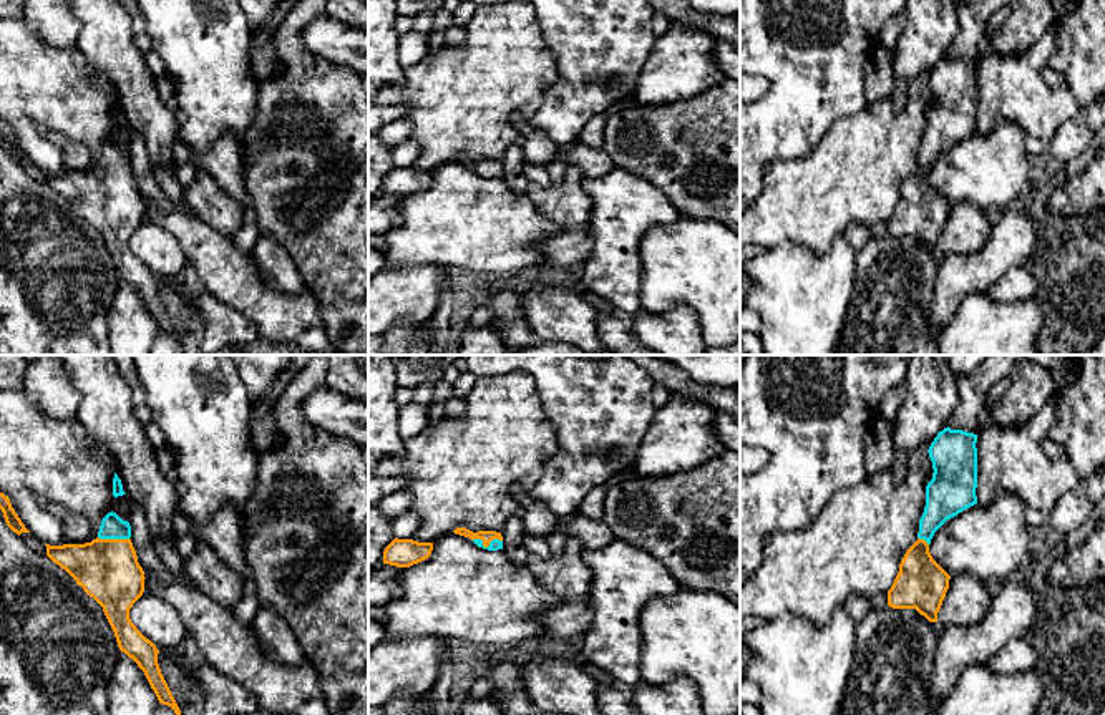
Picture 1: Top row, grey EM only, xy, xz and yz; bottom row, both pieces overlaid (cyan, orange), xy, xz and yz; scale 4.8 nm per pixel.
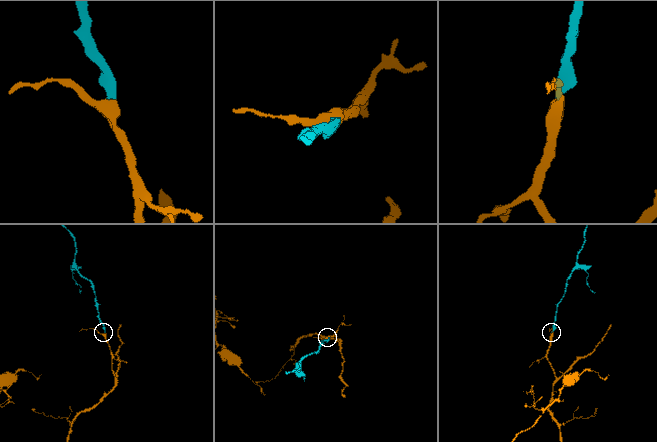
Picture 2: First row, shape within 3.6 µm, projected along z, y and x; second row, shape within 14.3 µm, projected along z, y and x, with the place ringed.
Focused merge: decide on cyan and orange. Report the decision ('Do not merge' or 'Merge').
Merge

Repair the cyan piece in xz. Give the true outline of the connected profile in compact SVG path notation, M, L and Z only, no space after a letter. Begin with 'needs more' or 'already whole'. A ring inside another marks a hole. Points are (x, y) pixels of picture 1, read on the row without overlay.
needs more; M456 156L453 159L455 163L470 166L478 176L488 178L488 179L498 179L503 178L503 164L496 159L478 159L473 161L466 156Z

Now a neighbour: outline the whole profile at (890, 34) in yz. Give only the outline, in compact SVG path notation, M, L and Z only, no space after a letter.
M904 10L894 15L886 22L879 33L878 43L881 43L884 48L893 50L896 46L896 41L906 25L906 13Z

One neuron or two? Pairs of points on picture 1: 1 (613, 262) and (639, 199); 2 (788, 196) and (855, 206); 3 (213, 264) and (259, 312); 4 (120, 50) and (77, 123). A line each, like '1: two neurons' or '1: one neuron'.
1: one neuron
2: one neuron
3: one neuron
4: two neurons

